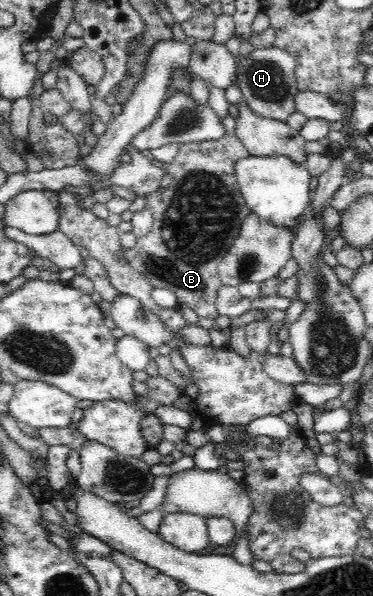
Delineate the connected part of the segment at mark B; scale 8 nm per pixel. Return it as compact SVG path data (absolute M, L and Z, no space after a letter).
M227 114L222 120L226 134L220 140L202 140L181 144L178 154L168 166L167 174L172 175L168 188L158 187L147 196L146 209L151 210L153 226L147 236L137 238L133 244L122 245L122 261L134 268L153 285L153 288L168 289L176 295L177 304L186 303L202 318L217 318L216 299L222 286L219 265L238 237L241 225L250 214L235 175L235 164L249 155L248 149L236 136L236 121Z

